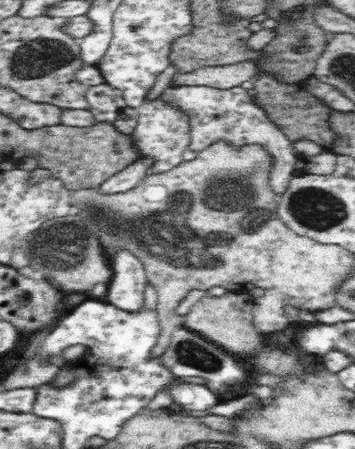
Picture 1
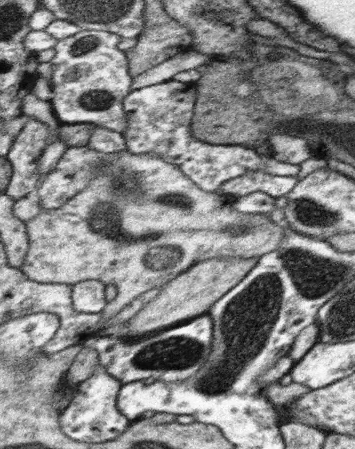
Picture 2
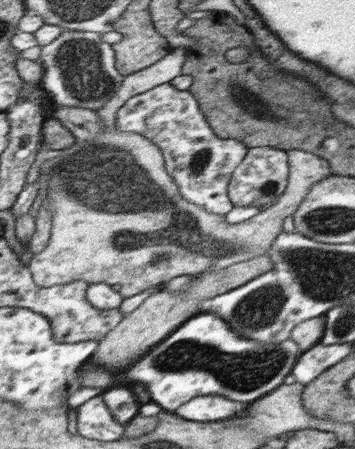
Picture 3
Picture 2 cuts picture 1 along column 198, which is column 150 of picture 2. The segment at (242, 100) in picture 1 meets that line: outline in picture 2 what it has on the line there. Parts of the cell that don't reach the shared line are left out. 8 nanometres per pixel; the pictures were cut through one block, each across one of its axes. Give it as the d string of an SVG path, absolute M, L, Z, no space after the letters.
M183 80L133 90L123 100L129 118L129 128L123 132L127 152L161 156L167 164L175 164L199 188L217 194L223 194L221 188L227 184L227 180L235 180L245 172L269 172L271 176L299 174L297 164L281 164L275 160L275 156L263 158L255 150L243 146L219 146L207 144L207 140L199 140L199 136L191 132L191 120L195 120L195 104L199 104L199 92L195 90L195 84L183 84Z

